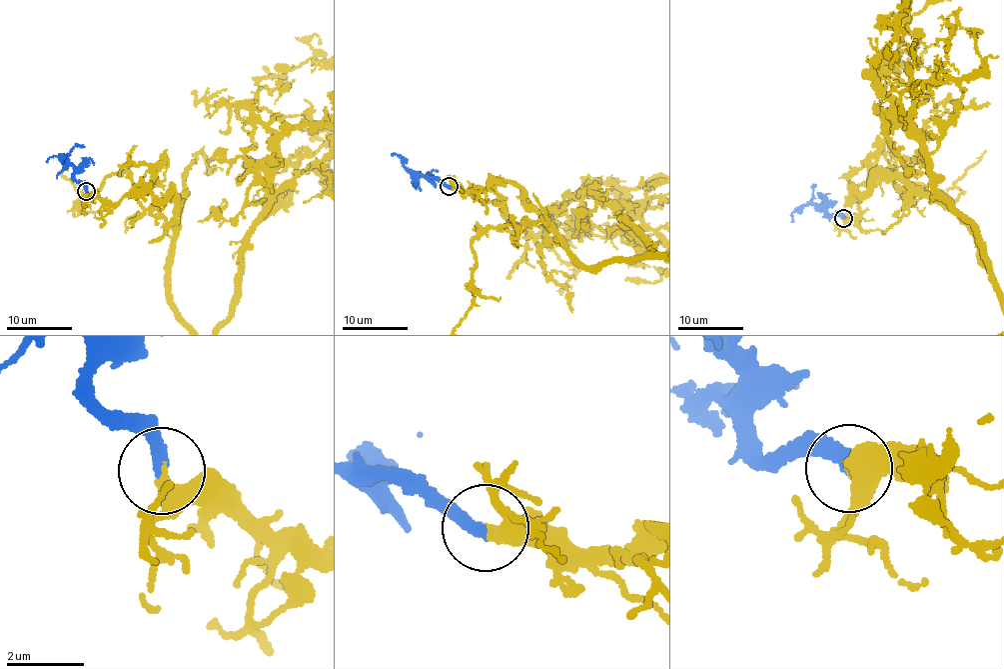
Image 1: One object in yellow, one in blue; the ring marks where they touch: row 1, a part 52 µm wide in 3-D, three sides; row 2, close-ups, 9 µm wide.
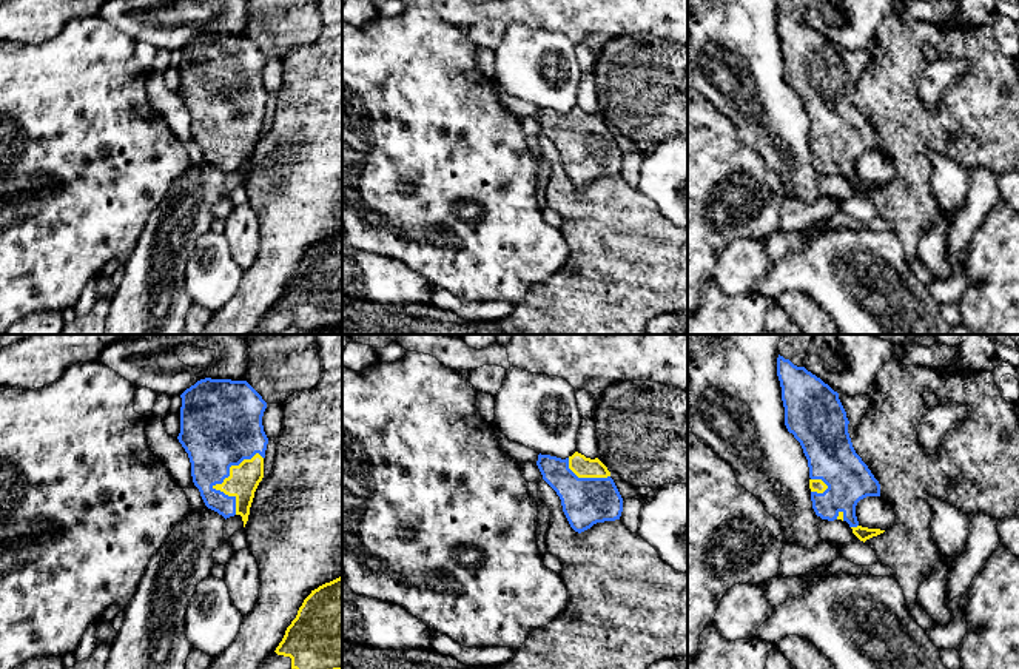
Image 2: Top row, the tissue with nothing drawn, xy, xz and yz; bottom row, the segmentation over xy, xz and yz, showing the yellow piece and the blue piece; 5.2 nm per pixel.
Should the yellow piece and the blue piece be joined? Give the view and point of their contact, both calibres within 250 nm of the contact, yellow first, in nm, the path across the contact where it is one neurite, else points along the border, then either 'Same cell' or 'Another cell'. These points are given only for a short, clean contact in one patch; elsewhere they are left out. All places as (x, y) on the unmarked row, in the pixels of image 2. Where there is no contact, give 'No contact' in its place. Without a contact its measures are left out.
Touches yellow at xy (224, 136). Thickness 160 nm (yellow) against 360 nm. Same cell

